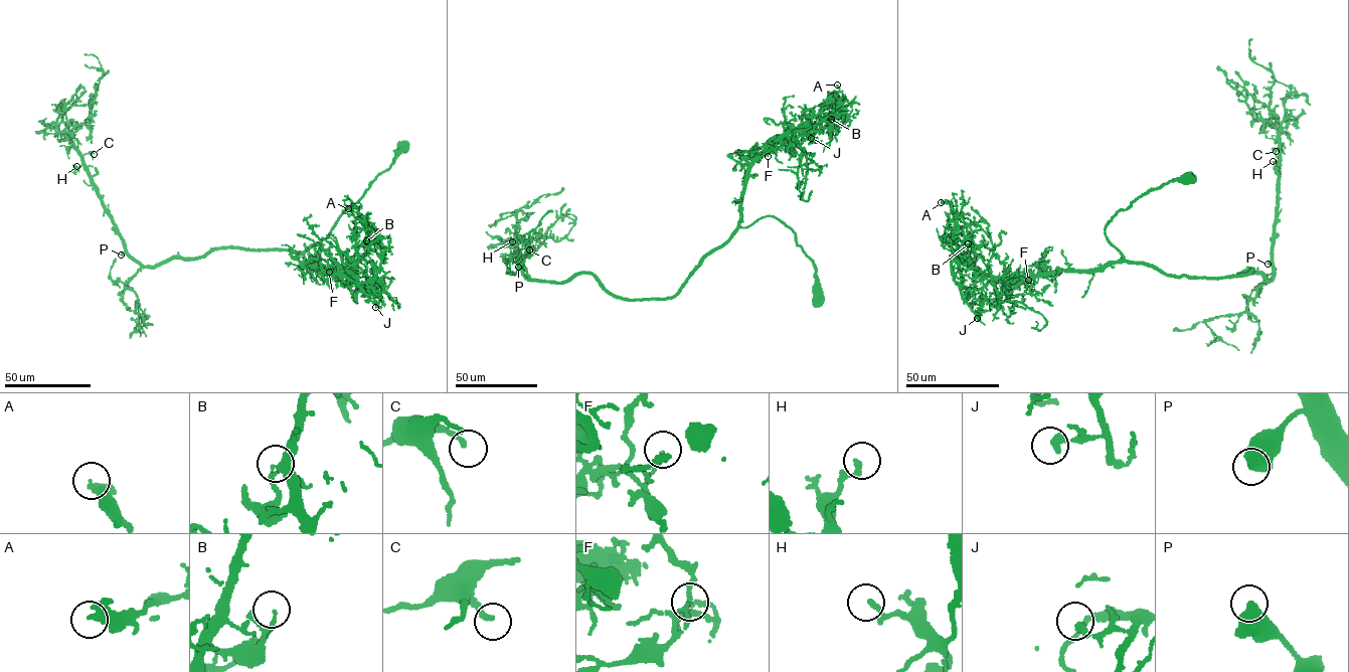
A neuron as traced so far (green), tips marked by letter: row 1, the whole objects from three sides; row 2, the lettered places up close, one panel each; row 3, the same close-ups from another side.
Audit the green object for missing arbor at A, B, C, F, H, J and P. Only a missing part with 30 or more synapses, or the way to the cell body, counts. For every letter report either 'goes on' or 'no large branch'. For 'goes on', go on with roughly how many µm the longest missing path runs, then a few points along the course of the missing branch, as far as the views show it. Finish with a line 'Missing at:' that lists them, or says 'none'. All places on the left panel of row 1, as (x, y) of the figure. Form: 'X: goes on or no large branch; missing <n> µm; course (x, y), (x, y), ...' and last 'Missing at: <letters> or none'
A: no large branch
B: no large branch
C: no large branch
F: no large branch
H: no large branch
J: no large branch
P: no large branch
Missing at: none

